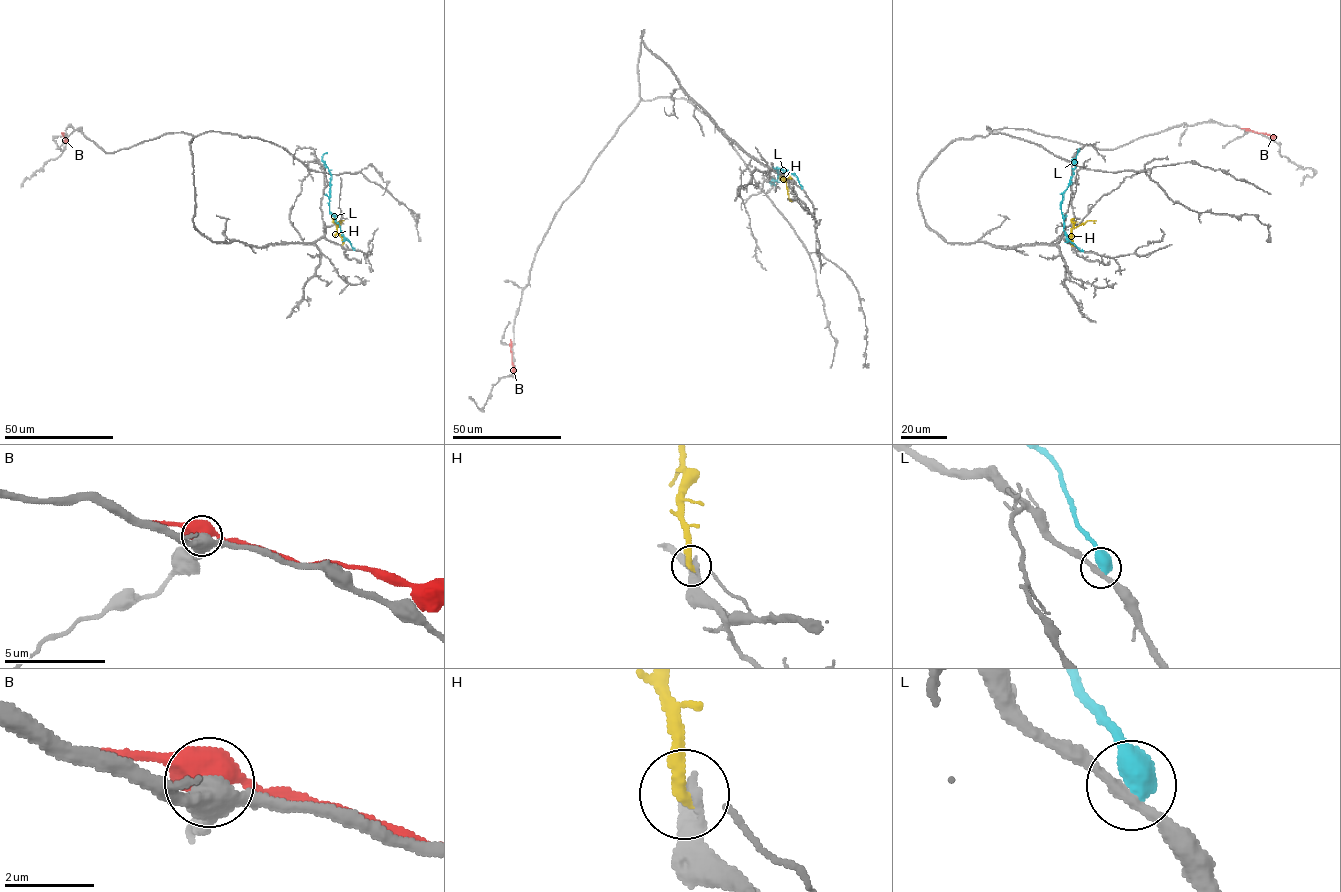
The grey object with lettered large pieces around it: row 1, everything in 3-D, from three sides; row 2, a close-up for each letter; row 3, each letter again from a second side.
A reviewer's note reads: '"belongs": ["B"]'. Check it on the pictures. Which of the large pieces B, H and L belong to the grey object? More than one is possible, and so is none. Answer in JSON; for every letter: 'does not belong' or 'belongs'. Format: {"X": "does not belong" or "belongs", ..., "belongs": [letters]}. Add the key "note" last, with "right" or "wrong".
{"B": "does not belong", "H": "does not belong", "L": "does not belong", "belongs": [], "note": "wrong"}

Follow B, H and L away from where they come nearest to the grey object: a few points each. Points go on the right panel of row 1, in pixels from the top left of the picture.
B: (1247, 130), (1276, 136)
H: (1072, 245), (1073, 228), (1087, 221), (1096, 221)
L: (1083, 250), (1066, 237), (1061, 210), (1064, 191), (1073, 174), (1075, 158), (1080, 149)

